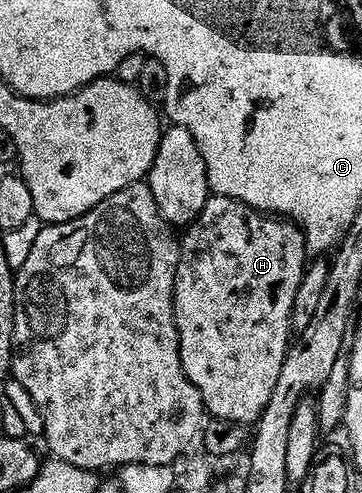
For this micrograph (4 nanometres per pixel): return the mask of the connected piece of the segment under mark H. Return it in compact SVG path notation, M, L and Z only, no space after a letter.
M213 196L201 215L184 231L185 239L180 239L181 255L173 276L171 318L177 328L181 373L197 391L204 409L209 409L221 422L242 422L252 427L261 419L275 392L290 341L289 317L301 290L307 259L304 235L295 230L293 234L292 229L294 227L284 221L250 213L232 198Z

